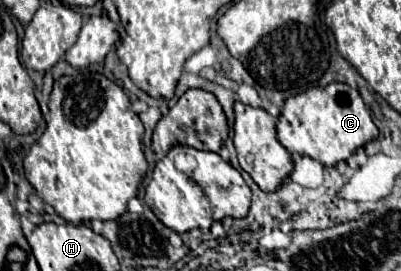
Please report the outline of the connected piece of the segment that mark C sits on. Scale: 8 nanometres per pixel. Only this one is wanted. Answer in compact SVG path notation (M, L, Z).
M331 82L325 88L313 86L297 96L285 100L281 116L277 120L277 138L291 152L309 156L323 166L335 166L347 160L357 148L379 136L377 126L371 120L371 112L365 108L357 90L343 82Z

